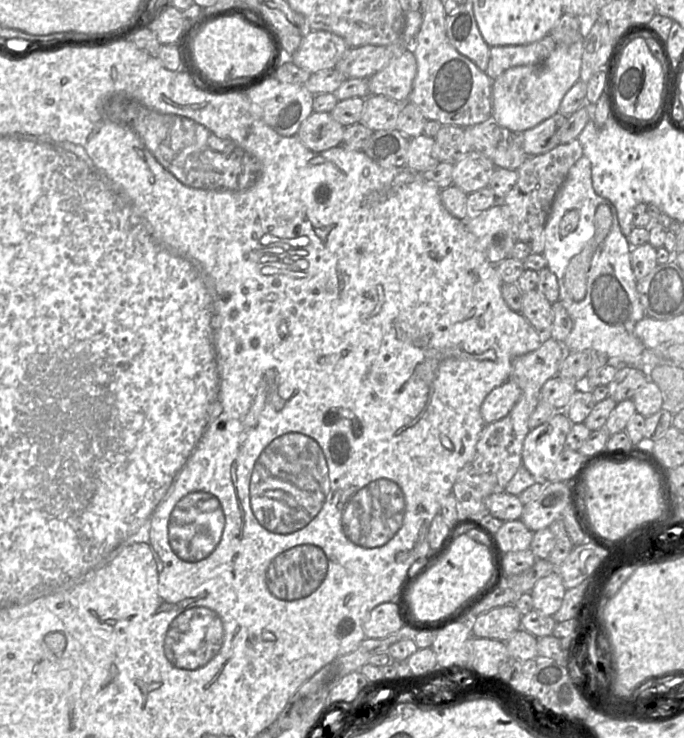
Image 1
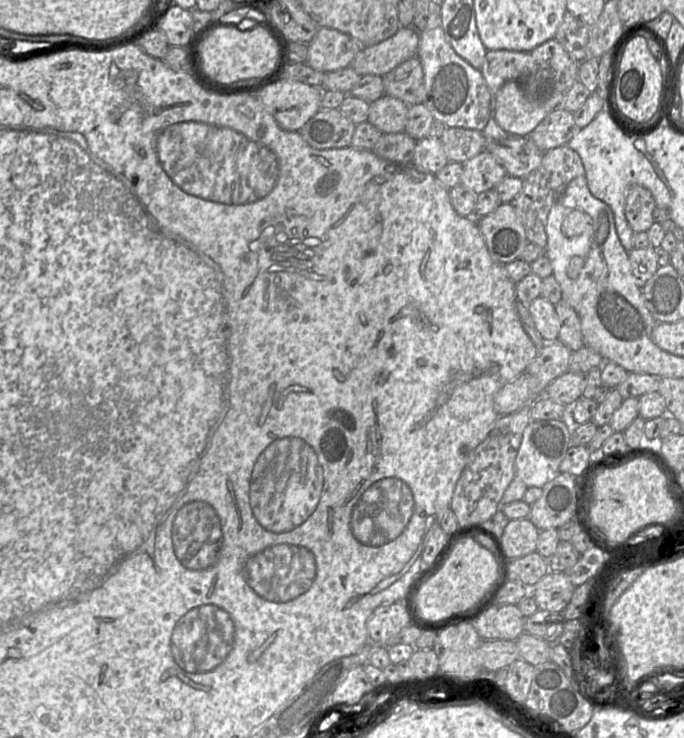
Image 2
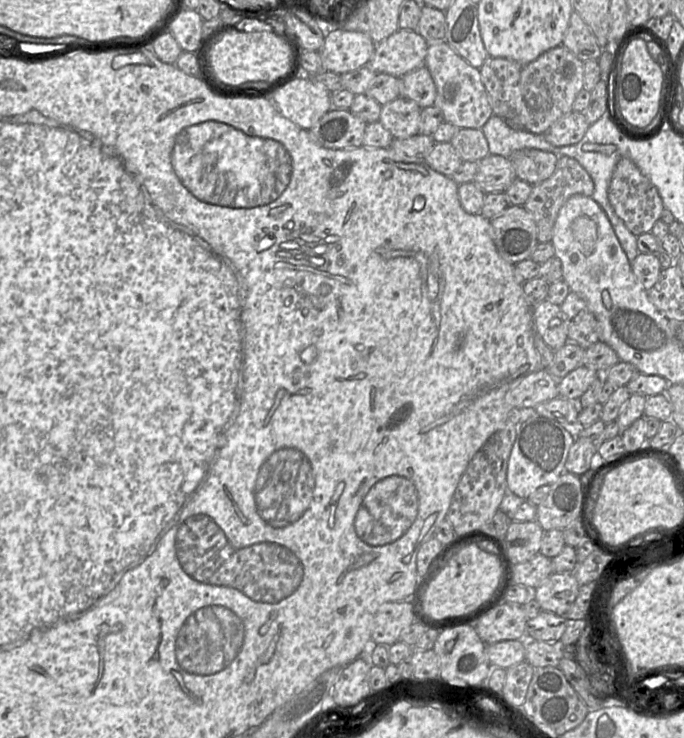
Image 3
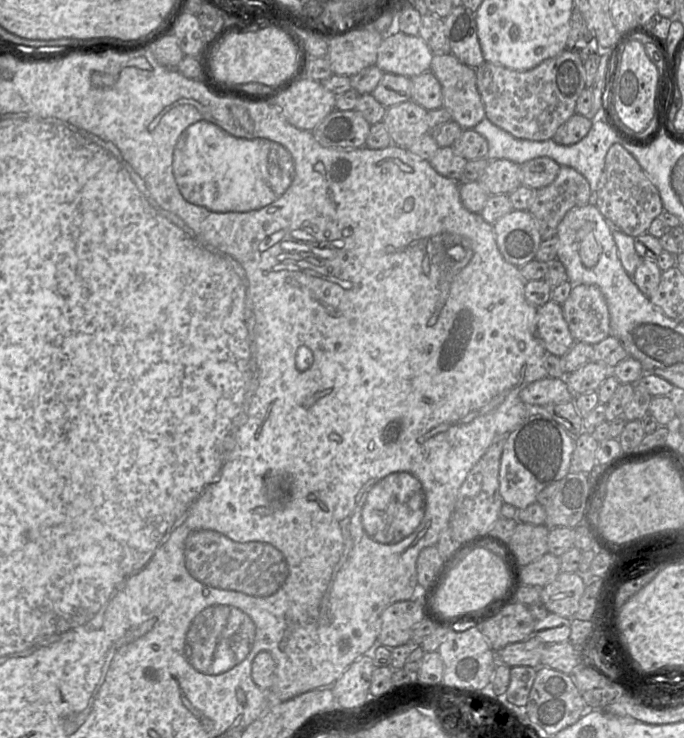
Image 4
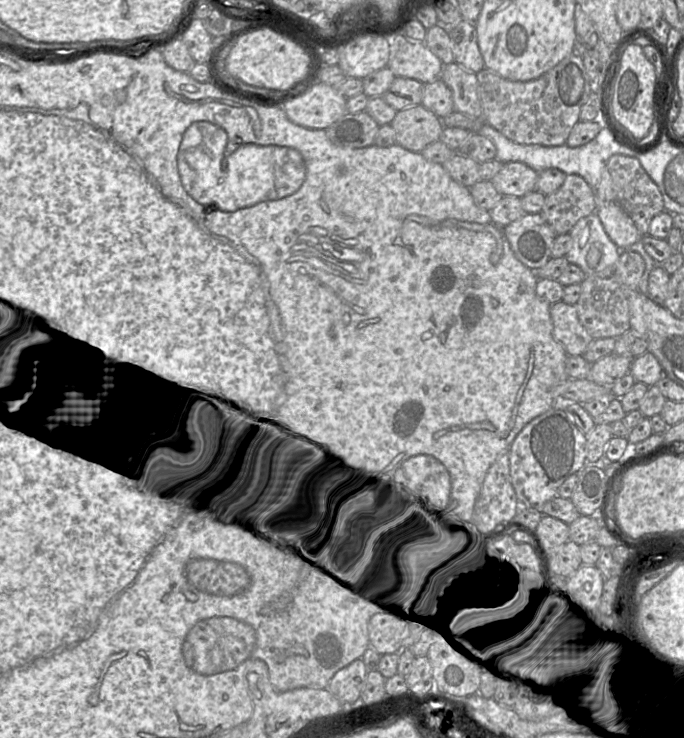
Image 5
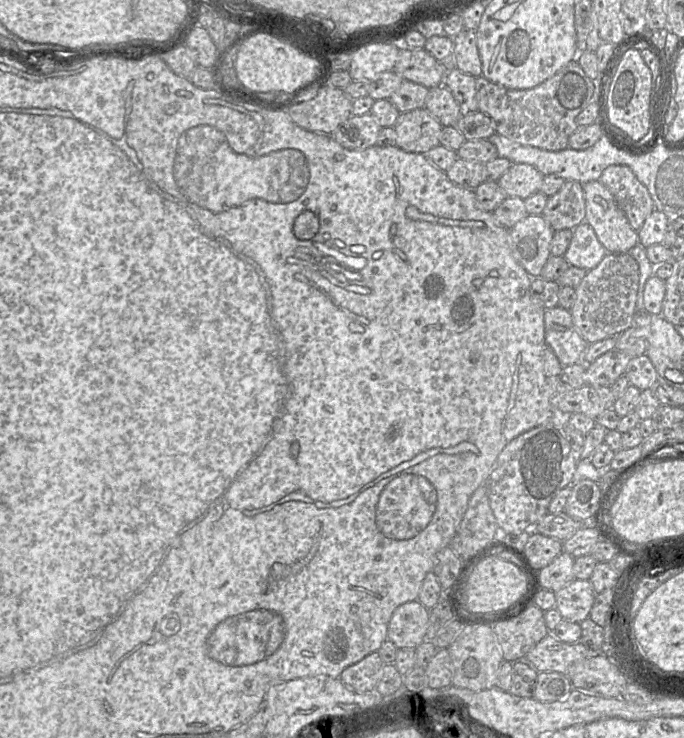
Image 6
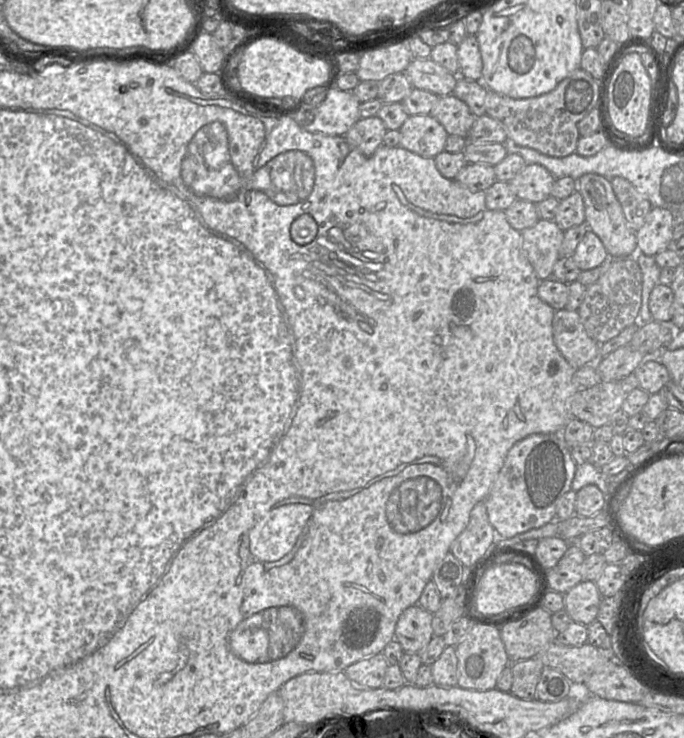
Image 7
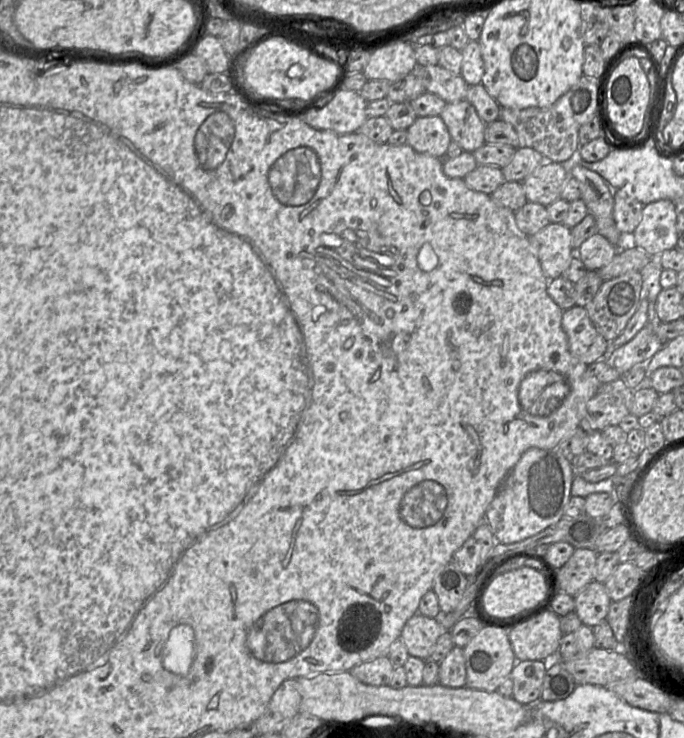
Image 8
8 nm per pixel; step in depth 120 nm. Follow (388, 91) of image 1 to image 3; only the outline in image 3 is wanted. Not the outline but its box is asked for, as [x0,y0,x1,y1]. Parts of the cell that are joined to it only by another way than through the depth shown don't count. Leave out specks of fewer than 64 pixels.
[401,65,436,109]

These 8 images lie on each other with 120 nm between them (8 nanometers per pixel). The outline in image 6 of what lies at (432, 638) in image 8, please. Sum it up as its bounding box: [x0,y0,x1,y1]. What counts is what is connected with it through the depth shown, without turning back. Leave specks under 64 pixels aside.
[387,600,429,649]

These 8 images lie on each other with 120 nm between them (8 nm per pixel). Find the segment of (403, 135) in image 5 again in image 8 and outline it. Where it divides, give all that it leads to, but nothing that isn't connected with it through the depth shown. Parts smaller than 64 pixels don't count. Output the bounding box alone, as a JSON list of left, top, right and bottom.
[407,116,452,158]

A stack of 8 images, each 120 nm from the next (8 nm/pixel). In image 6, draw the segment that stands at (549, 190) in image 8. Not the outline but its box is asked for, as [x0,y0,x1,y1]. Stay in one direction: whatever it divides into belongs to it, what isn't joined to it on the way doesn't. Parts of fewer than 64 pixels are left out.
[497,163,544,199]

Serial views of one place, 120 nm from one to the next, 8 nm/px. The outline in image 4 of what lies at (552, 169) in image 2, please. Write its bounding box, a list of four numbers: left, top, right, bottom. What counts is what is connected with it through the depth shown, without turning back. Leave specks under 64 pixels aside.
[528,166,593,241]

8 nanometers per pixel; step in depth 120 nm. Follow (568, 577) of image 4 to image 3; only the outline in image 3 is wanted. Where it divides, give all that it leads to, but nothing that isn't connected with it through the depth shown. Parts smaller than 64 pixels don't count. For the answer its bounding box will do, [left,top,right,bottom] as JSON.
[532,573,580,616]

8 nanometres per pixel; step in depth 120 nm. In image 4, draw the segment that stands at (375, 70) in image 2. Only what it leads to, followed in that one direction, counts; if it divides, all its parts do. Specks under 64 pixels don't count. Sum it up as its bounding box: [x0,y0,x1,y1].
[376,31,433,78]

